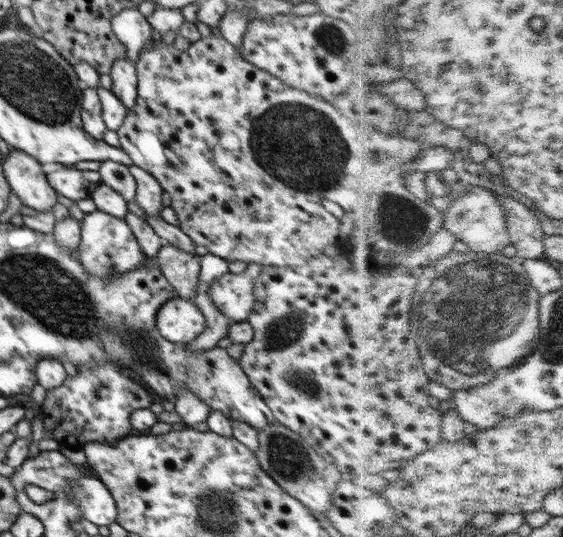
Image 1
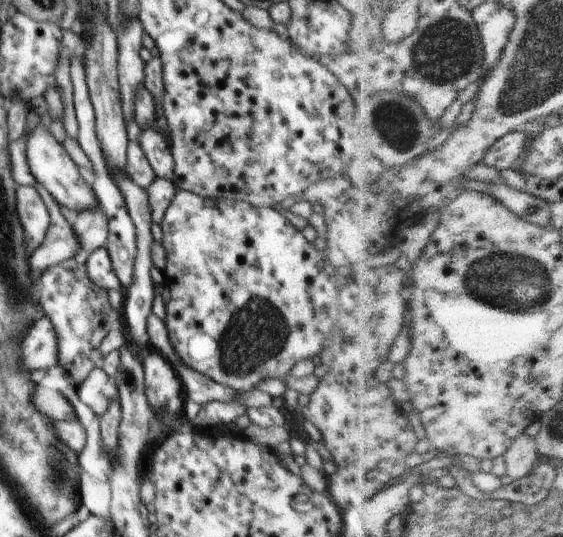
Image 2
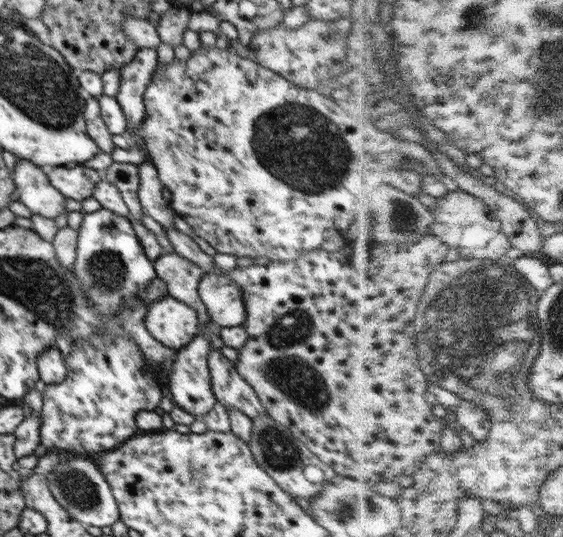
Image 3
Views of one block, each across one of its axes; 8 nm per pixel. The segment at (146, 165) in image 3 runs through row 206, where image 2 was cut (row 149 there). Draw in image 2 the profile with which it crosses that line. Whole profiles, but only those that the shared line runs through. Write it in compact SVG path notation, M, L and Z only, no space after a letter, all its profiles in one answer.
M155 127L142 130L138 144L148 158L150 167L158 178L166 178L172 181L174 176L174 158L169 143Z

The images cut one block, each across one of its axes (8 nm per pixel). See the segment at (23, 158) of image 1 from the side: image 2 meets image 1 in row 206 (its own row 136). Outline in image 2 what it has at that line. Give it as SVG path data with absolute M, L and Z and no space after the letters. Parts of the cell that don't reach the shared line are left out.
M38 124L33 130L28 131L26 157L30 172L36 182L42 184L50 192L51 197L59 206L66 206L76 212L84 212L84 210L90 210L96 206L96 194L93 189L82 178L77 165L72 161L63 145L44 126Z

